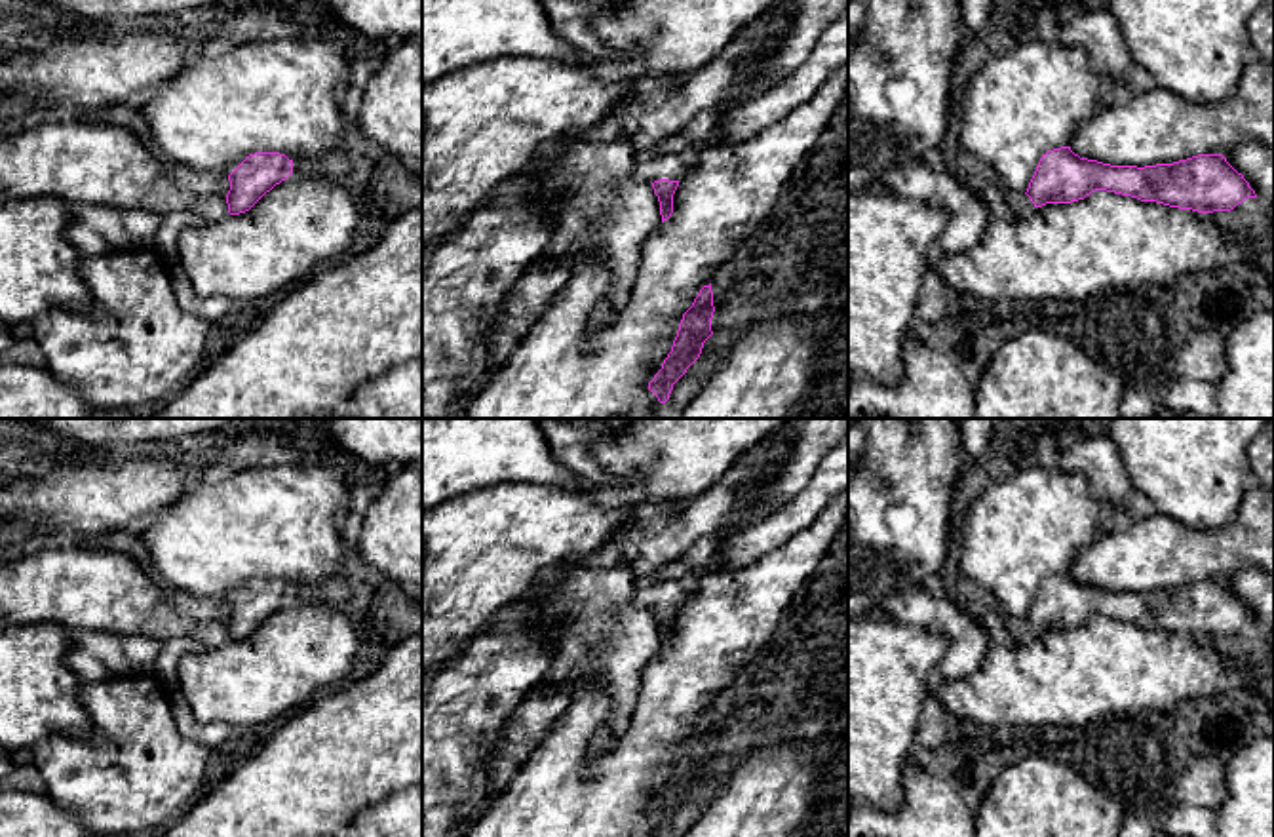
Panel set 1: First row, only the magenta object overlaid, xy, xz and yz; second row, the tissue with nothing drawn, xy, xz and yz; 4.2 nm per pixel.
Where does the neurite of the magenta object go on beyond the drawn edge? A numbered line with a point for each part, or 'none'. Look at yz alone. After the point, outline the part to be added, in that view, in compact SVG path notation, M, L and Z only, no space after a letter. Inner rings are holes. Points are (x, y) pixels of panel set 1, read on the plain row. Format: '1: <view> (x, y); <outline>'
1: yz (1020, 630); M993 601L993 607L1002 614L1006 630L1015 643L1033 643L1036 633L1025 618L1012 618L1002 607Z

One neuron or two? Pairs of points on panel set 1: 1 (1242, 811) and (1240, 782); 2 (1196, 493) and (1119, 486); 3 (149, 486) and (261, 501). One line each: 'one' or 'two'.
1: one
2: two
3: two

